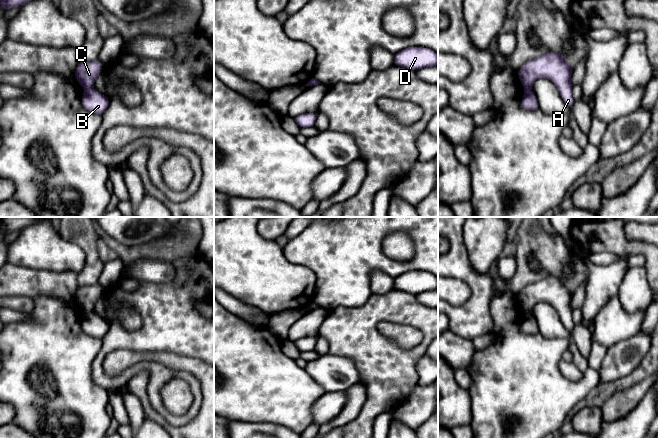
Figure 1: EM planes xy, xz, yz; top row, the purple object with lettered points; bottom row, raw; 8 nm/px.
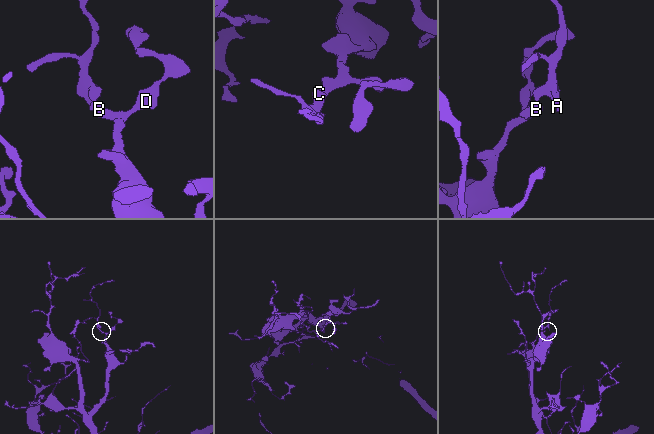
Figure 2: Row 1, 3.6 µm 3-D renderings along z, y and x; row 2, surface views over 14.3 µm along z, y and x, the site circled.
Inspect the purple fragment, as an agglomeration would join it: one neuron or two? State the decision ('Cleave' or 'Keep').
Cleave

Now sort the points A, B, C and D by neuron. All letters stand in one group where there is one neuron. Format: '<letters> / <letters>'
A C / B D

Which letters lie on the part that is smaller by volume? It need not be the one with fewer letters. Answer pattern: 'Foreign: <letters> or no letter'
Foreign: A, C

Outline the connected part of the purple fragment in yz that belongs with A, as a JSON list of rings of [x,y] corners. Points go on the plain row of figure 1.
[[[549,276],[527,285],[517,298],[525,313],[531,312],[538,302],[548,302],[555,308],[567,330],[571,332],[574,326],[573,309],[570,306],[572,296],[573,292],[562,277]]]

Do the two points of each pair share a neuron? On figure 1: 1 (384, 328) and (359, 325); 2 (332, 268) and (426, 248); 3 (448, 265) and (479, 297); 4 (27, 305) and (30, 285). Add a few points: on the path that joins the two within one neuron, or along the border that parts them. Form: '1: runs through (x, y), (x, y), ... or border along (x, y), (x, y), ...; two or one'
1: border along (380, 322), (378, 330), (396, 342); two
2: runs through (356, 265), (404, 266); one
3: runs through (458, 266), (479, 287); one
4: border along (10, 295), (25, 295), (31, 299); two

